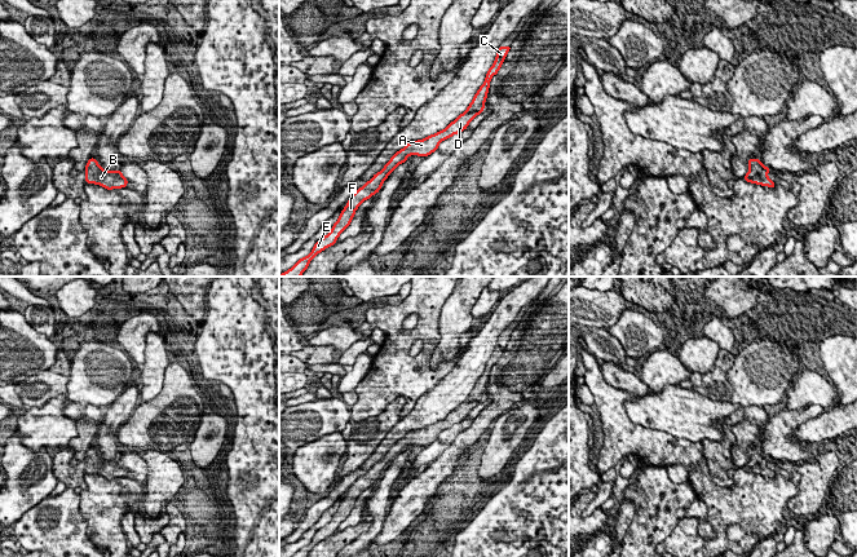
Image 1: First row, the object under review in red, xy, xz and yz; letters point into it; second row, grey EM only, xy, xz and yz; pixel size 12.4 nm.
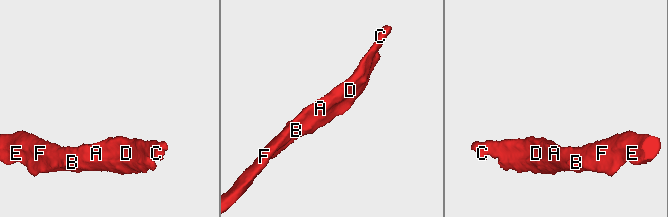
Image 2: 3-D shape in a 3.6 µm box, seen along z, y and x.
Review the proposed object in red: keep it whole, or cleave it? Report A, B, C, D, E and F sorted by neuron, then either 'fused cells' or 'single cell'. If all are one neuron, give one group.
groups A B C D E F; single cell

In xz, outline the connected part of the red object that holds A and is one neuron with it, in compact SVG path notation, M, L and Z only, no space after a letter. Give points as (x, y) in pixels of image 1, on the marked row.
M499 47L495 61L489 68L483 84L480 87L472 102L463 114L460 114L445 129L424 137L423 140L412 141L407 143L403 149L397 151L380 172L375 173L370 181L367 181L362 187L353 193L352 198L346 202L346 205L341 211L337 221L332 225L331 231L314 244L312 252L308 256L300 258L291 269L279 274L279 277L301 277L302 273L308 269L310 261L318 253L336 243L340 234L350 225L358 207L365 200L377 194L388 176L399 164L405 163L408 156L418 155L427 158L438 149L442 141L449 140L454 134L461 133L464 129L467 129L469 123L483 111L490 88L490 81L492 76L496 75L500 70L511 49L512 47Z

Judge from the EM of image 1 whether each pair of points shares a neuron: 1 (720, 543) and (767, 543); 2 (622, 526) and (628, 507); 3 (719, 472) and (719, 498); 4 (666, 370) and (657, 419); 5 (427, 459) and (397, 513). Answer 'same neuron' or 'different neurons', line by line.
1: different neurons
2: same neuron
3: different neurons
4: different neurons
5: different neurons

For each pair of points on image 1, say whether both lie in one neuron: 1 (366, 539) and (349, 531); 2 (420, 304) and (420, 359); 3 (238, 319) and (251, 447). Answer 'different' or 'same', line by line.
1: different
2: same
3: same

